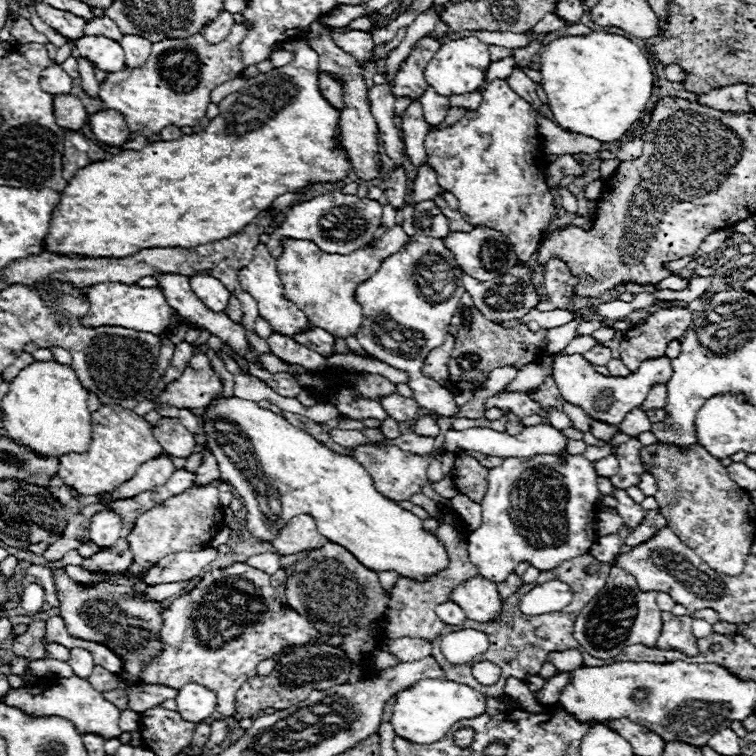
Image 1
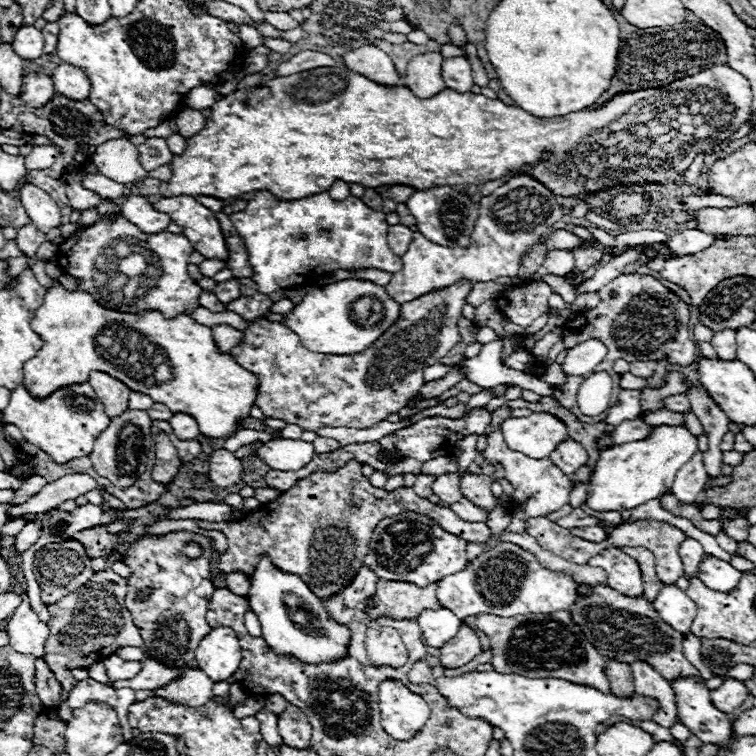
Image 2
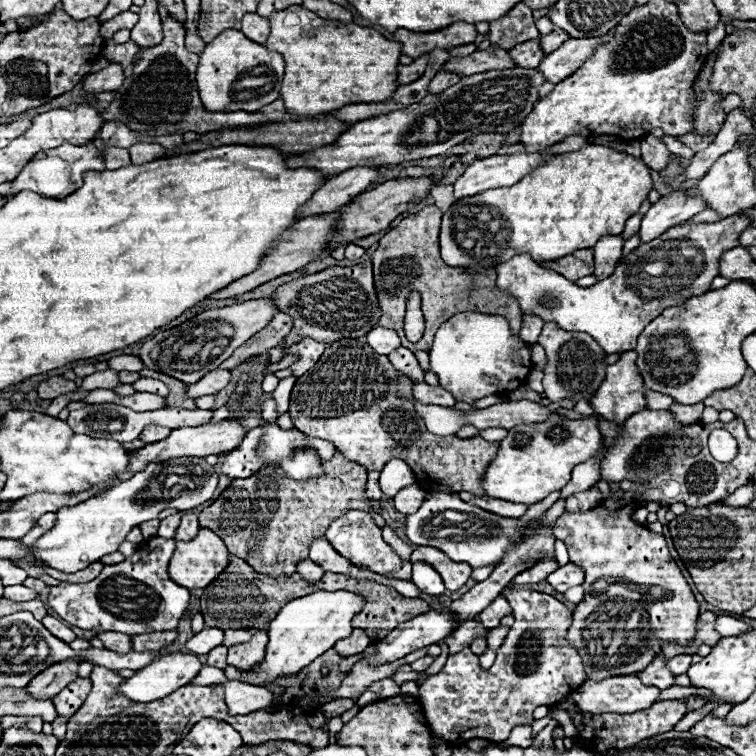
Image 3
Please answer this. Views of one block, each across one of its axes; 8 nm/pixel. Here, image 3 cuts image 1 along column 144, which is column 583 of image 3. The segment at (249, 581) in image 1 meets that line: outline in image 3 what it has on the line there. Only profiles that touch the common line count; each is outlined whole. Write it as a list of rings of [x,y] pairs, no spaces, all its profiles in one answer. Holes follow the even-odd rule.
[[[504,588],[502,594],[510,602],[516,622],[498,648],[492,668],[484,672],[479,657],[467,647],[449,655],[442,670],[430,676],[418,690],[434,734],[454,746],[462,746],[472,738],[504,742],[512,728],[534,722],[532,712],[536,706],[552,706],[586,682],[582,658],[566,642],[572,610],[554,596],[536,590]]]

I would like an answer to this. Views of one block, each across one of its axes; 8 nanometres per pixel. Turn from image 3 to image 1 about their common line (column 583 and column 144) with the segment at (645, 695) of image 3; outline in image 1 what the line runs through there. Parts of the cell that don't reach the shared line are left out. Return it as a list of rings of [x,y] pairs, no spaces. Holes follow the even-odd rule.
[[[140,684],[134,686],[132,690],[132,710],[134,712],[144,712],[148,708],[158,706],[166,698],[176,698],[178,690],[160,686],[160,684]]]

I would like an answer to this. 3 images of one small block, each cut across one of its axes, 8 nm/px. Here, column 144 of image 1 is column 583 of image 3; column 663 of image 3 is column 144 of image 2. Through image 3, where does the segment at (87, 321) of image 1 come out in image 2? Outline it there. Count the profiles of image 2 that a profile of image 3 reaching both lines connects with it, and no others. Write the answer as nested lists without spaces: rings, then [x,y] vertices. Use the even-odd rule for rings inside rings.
[[[118,216],[112,224],[108,224],[106,220],[96,222],[94,226],[88,226],[80,232],[74,232],[70,238],[66,238],[56,252],[56,262],[62,268],[64,274],[70,274],[72,278],[82,280],[80,286],[76,290],[88,292],[90,296],[94,296],[98,300],[100,306],[104,308],[116,308],[120,312],[146,312],[146,310],[158,310],[162,312],[166,318],[176,318],[178,314],[190,314],[192,310],[200,308],[200,294],[202,288],[188,276],[188,258],[192,254],[192,244],[186,236],[182,234],[170,234],[170,232],[162,232],[162,234],[142,234],[132,222],[128,222],[124,216]],[[128,254],[142,254],[148,262],[148,272],[144,276],[136,276],[136,278],[128,278],[126,274],[122,274],[118,270],[118,264],[124,256]]]

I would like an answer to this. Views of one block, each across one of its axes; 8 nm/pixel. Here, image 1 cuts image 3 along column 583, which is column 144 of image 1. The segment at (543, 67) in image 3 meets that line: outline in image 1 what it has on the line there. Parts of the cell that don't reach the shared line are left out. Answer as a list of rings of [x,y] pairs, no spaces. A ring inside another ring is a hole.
[[[126,34],[120,44],[124,48],[128,68],[142,66],[142,62],[146,62],[146,58],[150,56],[150,50],[152,50],[152,42],[148,42],[146,38],[134,36],[134,34]]]

